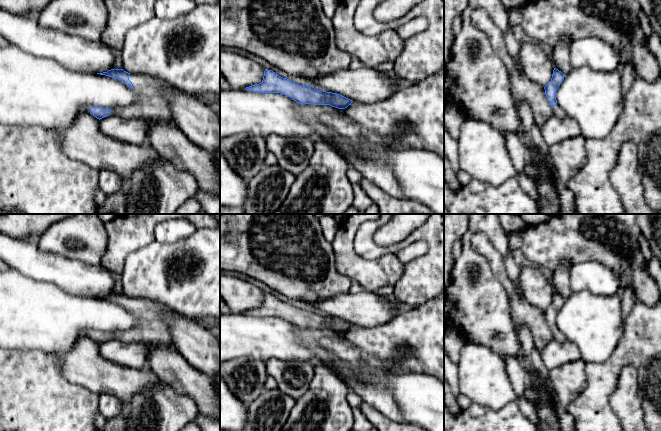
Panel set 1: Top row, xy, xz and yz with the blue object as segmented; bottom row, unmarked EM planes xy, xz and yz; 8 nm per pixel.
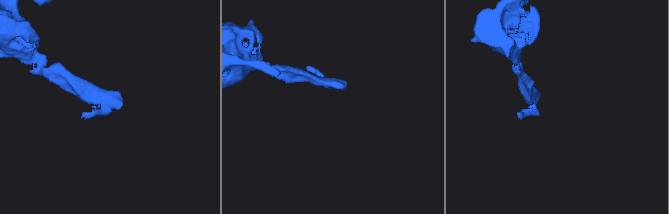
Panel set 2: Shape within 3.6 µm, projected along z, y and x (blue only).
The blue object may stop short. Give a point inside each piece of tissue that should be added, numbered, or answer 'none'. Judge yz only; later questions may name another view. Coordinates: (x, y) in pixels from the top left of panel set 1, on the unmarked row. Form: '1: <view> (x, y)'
1: yz (557, 334)

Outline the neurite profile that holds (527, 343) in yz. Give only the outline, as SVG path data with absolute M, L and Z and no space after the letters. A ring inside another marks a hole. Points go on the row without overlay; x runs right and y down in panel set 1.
M526 325L522 326L520 329L519 339L522 348L521 349L522 362L527 374L531 375L534 369L532 363L530 362L529 356L535 346L531 331Z

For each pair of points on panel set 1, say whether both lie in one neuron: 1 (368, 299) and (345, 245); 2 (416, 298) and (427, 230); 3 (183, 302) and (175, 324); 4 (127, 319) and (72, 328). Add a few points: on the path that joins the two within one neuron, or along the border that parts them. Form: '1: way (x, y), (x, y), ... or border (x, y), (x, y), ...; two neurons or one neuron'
1: border (365, 289), (374, 292); two neurons
2: way (421, 281), (433, 269), (433, 247); one neuron
3: border (177, 312), (179, 314); two neurons
4: way (113, 319), (86, 319); one neuron

